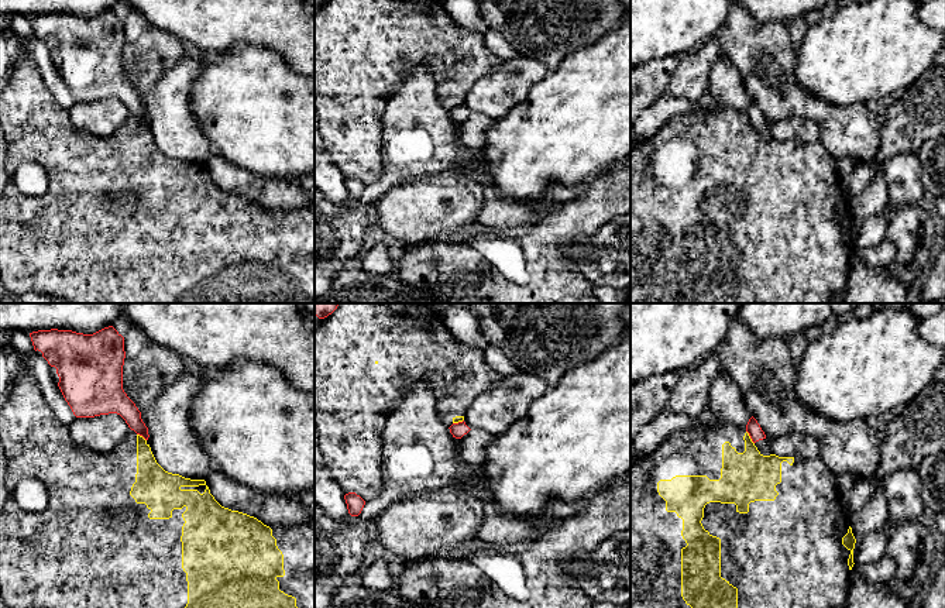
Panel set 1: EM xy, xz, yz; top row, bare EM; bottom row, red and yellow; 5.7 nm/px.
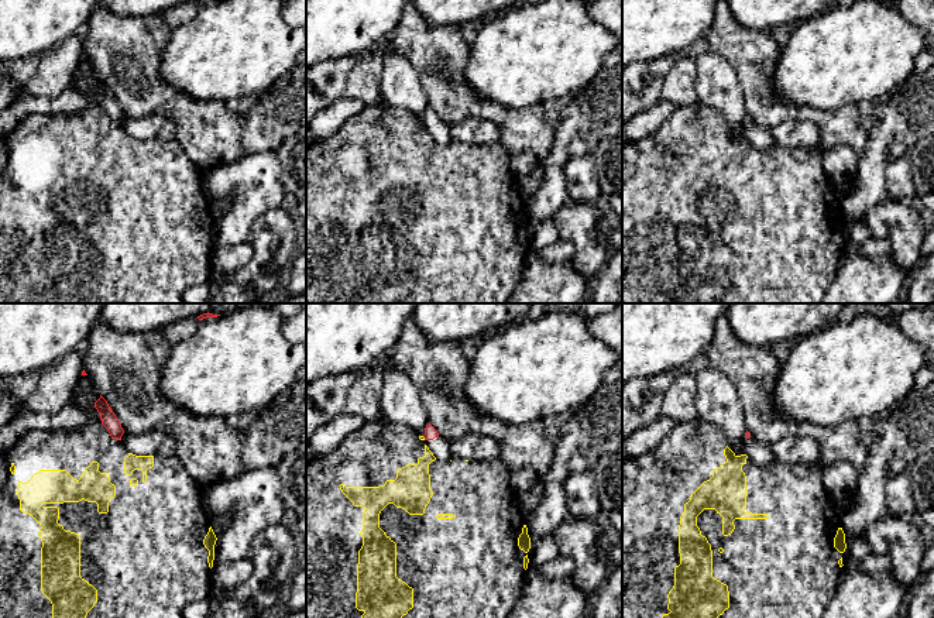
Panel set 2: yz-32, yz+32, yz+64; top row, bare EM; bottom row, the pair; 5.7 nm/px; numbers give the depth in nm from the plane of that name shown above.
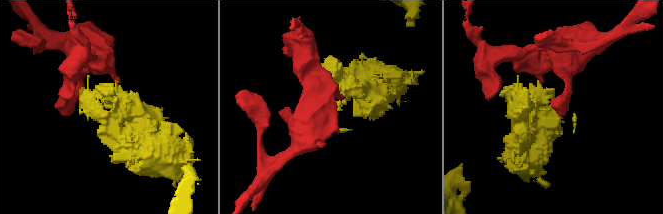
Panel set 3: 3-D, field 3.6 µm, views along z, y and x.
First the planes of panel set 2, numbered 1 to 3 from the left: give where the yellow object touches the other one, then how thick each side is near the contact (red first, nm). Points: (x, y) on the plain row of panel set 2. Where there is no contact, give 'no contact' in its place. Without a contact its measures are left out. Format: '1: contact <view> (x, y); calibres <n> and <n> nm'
1: no contact
2: contact yz+32 (423, 120); calibres 70 and 20 nm
3: no contact

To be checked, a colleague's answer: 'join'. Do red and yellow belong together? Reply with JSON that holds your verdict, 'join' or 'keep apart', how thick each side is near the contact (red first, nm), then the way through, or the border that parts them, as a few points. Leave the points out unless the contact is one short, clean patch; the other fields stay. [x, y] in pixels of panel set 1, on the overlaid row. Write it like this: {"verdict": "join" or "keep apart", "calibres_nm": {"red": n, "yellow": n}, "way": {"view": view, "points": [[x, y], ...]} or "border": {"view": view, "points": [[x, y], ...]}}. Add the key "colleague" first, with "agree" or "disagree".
{"colleague": "disagree", "verdict": "keep apart", "calibres_nm": {"red": 80, "yellow": 280}, "border": {"view": "yz", "points": [[746, 430], [753, 443]]}}

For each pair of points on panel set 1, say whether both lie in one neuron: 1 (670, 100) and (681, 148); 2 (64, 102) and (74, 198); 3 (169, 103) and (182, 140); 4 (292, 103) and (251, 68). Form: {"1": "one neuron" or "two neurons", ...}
{"1": "two neurons", "2": "two neurons", "3": "one neuron", "4": "one neuron"}

